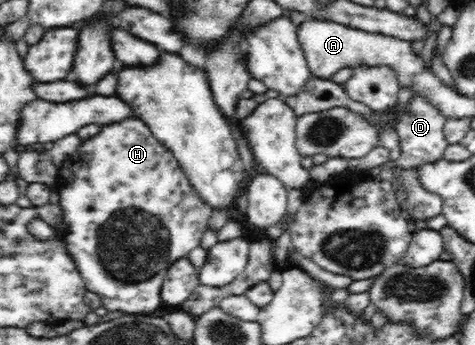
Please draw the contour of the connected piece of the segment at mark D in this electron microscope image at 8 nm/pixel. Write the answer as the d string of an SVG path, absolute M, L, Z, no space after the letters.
M416 92L404 105L398 123L395 124L401 146L400 157L396 160L397 167L414 168L422 163L430 163L431 160L442 159L449 145L444 132L446 120L445 116L438 111L436 104L429 102L428 96Z

